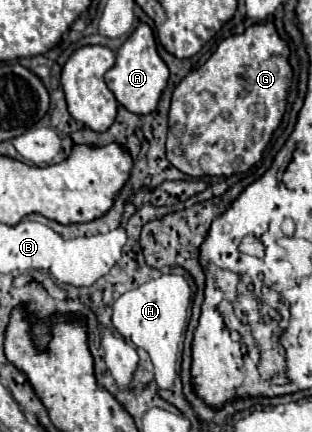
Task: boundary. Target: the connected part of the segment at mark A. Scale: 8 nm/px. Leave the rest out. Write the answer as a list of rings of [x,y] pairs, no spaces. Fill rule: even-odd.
[[[145,23],[137,25],[137,29],[127,37],[127,41],[117,51],[115,65],[105,73],[105,81],[107,81],[109,89],[115,93],[117,101],[127,111],[137,113],[137,115],[147,115],[147,113],[155,111],[157,101],[167,85],[167,79],[169,79],[169,69],[157,53],[157,45],[155,45],[151,27]]]

